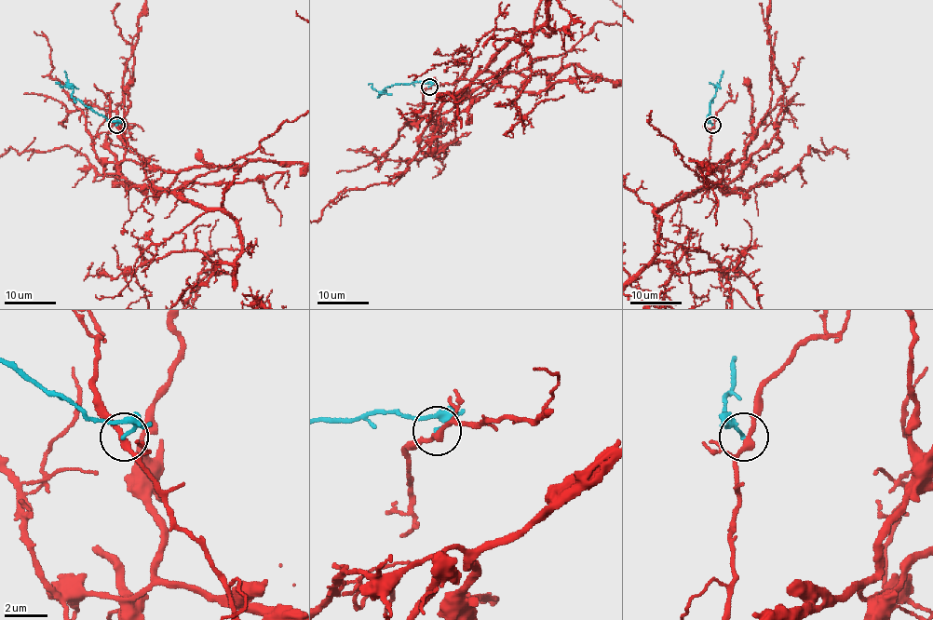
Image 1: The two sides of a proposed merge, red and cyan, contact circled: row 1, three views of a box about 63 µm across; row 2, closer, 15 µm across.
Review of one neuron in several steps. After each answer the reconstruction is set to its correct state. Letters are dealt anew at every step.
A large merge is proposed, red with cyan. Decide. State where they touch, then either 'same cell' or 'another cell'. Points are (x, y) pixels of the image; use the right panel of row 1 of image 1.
at (712, 125); another cell

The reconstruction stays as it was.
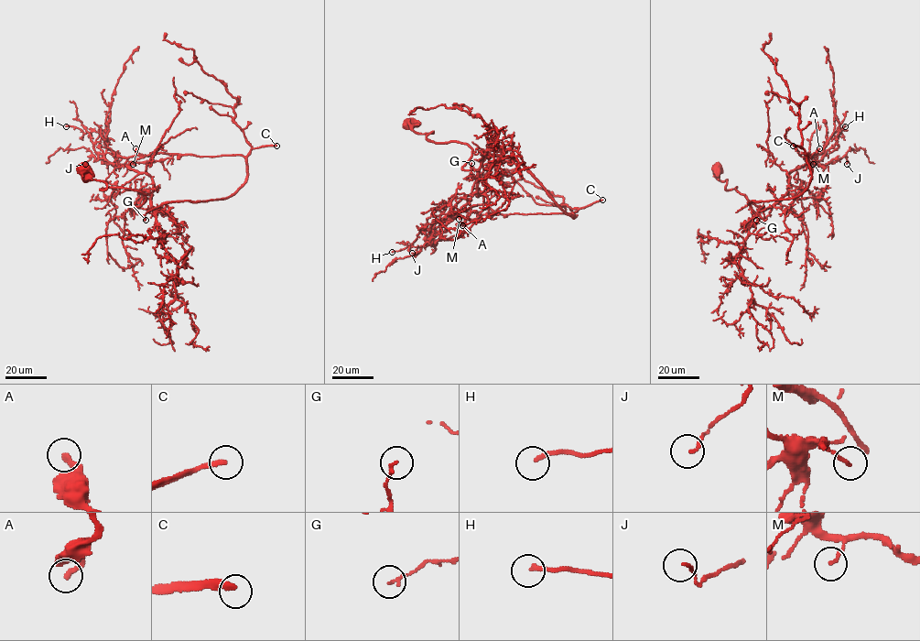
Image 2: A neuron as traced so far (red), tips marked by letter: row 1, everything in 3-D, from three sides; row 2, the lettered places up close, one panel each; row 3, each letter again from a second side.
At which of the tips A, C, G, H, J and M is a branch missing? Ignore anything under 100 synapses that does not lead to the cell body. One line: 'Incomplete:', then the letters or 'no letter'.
Incomplete: C

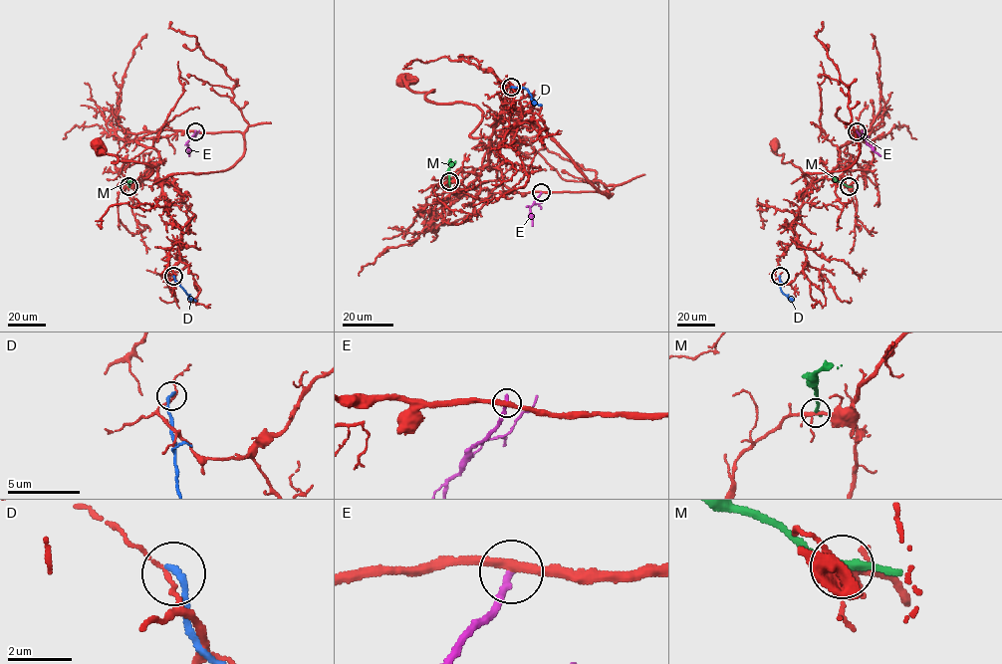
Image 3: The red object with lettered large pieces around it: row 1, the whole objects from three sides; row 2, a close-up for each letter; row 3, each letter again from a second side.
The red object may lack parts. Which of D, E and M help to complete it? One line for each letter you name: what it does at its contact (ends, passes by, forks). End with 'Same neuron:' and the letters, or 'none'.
Same neuron: none

